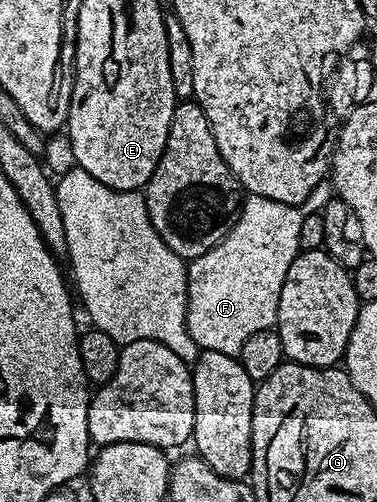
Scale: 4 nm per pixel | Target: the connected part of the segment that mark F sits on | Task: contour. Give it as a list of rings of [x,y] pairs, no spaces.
[[[323,178],[302,206],[265,199],[248,194],[244,198],[237,223],[229,235],[205,255],[192,258],[187,268],[187,330],[198,343],[200,350],[220,351],[230,357],[240,356],[243,345],[251,335],[272,328],[278,322],[281,287],[293,259],[301,251],[300,233],[305,214],[318,213],[334,196],[330,178]]]

